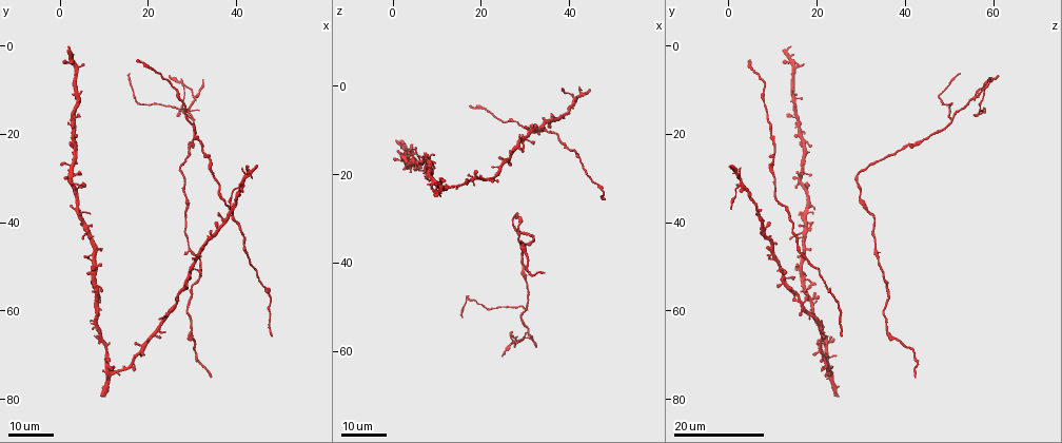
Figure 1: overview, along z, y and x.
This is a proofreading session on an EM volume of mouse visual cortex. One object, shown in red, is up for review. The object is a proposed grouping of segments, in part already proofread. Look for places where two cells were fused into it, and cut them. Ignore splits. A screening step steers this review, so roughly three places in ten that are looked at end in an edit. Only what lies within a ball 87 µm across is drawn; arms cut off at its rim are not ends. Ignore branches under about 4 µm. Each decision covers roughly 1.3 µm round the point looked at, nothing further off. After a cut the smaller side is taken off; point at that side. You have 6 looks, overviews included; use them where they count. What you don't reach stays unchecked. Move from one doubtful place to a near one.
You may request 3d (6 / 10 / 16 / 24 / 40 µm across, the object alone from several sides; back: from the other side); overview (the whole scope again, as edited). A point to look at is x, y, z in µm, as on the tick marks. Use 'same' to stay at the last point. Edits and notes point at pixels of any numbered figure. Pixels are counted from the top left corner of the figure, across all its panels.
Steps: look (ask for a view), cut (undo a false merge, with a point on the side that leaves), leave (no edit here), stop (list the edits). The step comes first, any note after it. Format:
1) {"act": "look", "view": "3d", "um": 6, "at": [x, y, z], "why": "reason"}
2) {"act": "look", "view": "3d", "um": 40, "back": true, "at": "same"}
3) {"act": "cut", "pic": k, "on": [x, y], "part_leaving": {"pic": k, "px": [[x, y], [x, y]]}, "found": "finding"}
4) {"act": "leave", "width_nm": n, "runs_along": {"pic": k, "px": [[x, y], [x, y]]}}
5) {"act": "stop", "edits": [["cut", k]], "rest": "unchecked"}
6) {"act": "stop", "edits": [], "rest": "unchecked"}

{"act": "look", "view": "3d", "um": 24, "at": [31.0, 12.0, 55.5], "why": "three arms meet"}

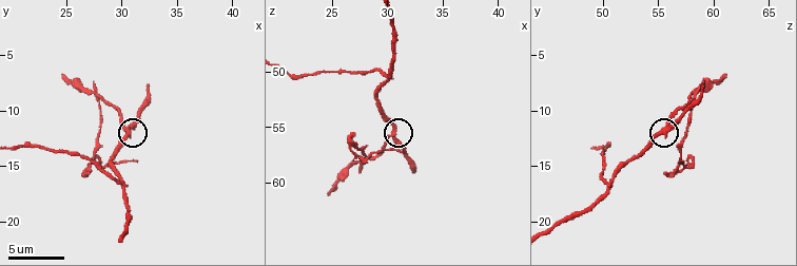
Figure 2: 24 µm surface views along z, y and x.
{"act": "look", "view": "3d", "um": 10, "at": [30.6, 11.6, 55.8], "why": "zoom in"}

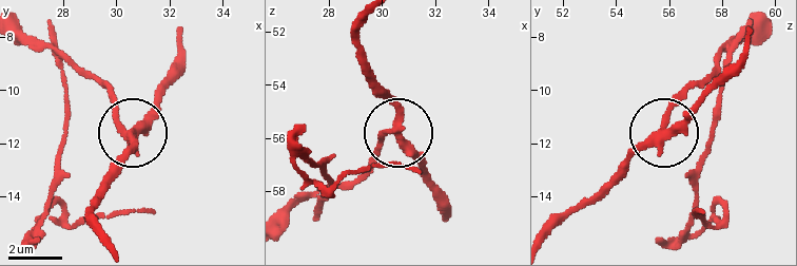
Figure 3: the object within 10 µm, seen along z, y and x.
{"act": "cut", "pic": 3, "on": [114, 105], "arms": 3, "part_leaving": {"pic": 3, "px": [[397, 129], [350, 182], [309, 177], [416, 168]]}, "found": "a second cell is stuck on"}

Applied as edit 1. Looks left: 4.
{"act": "look", "view": "3d", "um": 16, "at": [29.5, 22.5, 41.0], "why": "sudden change in width"}

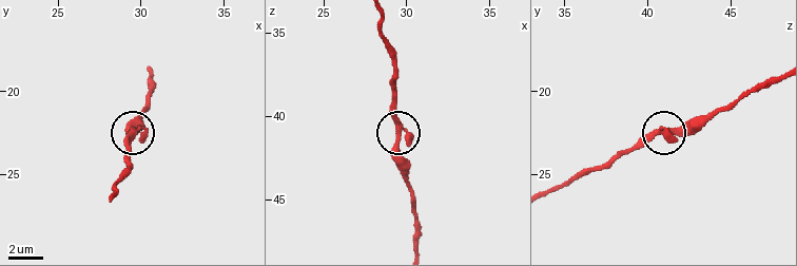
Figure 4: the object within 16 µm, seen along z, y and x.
{"act": "look", "view": "3d", "um": 6, "at": [29.6, 22.5, 40.9]}

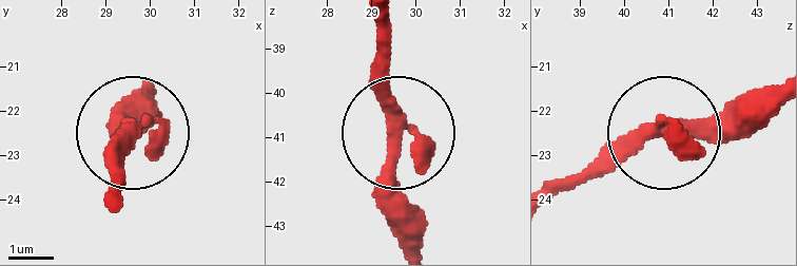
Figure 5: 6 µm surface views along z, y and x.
{"act": "look", "view": "3d", "um": 6, "back": true, "at": [29.50, 22.40, 40.80], "why": "from behind"}

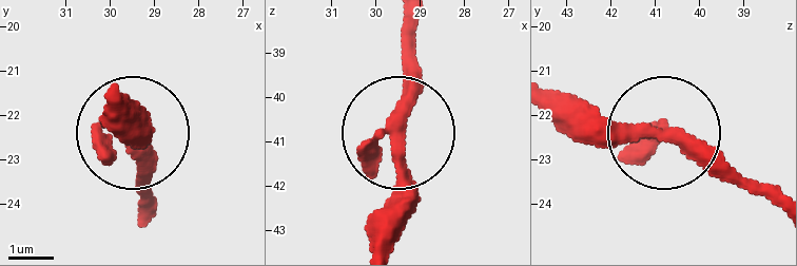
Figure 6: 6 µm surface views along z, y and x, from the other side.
{"act": "leave", "runs_along": {"pic": 6, "px": [[406, 20], [395, 244]]}, "found": "all the same cell"}

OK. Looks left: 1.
{"act": "stop", "edits": [["cut", 3]], "rest": "unchecked"}

